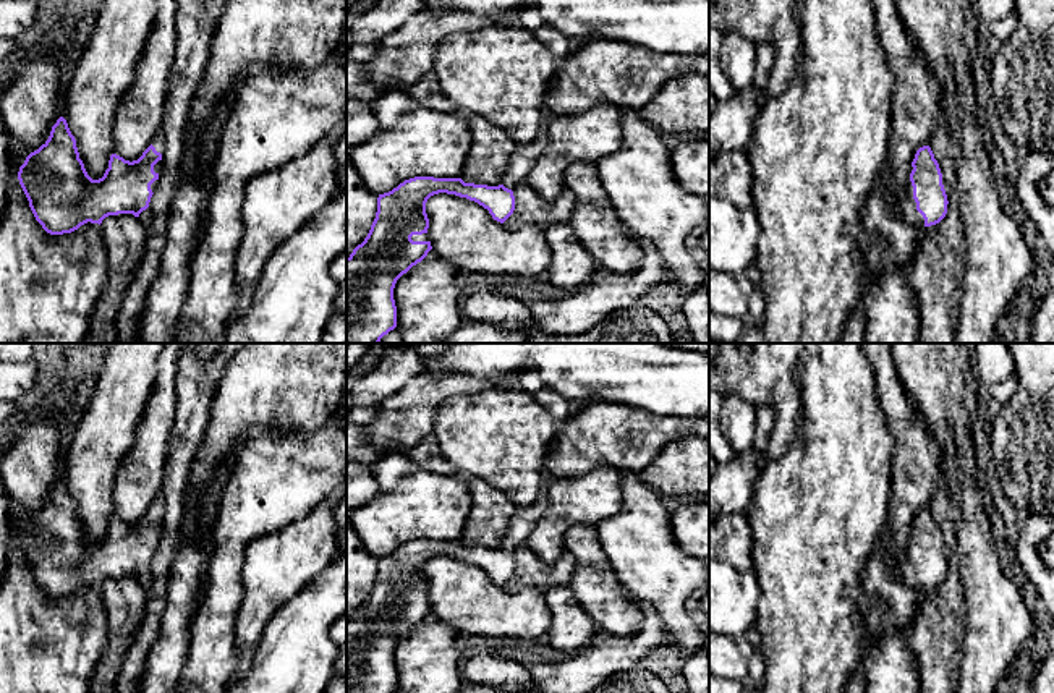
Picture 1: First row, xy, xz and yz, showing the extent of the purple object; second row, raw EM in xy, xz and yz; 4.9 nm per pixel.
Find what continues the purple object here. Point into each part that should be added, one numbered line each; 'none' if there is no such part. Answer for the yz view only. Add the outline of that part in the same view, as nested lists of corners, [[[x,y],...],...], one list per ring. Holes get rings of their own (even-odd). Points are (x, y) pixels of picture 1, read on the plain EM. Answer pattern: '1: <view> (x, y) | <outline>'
1: yz (905, 569) | [[[910,542],[907,544],[903,554],[895,559],[895,575],[905,585],[924,589],[924,581],[916,573],[916,565],[913,562],[913,549]]]

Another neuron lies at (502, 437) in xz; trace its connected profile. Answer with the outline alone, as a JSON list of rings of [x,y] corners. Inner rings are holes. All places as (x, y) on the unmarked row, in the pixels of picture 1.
[[[487,389],[448,398],[434,418],[432,434],[442,457],[463,479],[479,478],[502,491],[518,508],[536,502],[544,458],[559,432],[559,421],[523,390]]]

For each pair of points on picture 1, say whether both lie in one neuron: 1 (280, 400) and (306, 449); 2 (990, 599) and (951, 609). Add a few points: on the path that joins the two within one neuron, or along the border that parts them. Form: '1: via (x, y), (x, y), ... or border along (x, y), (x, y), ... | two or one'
1: border along (329, 418), (313, 431), (261, 431) | two
2: border along (956, 569), (960, 578), (964, 606), (964, 645) | two

